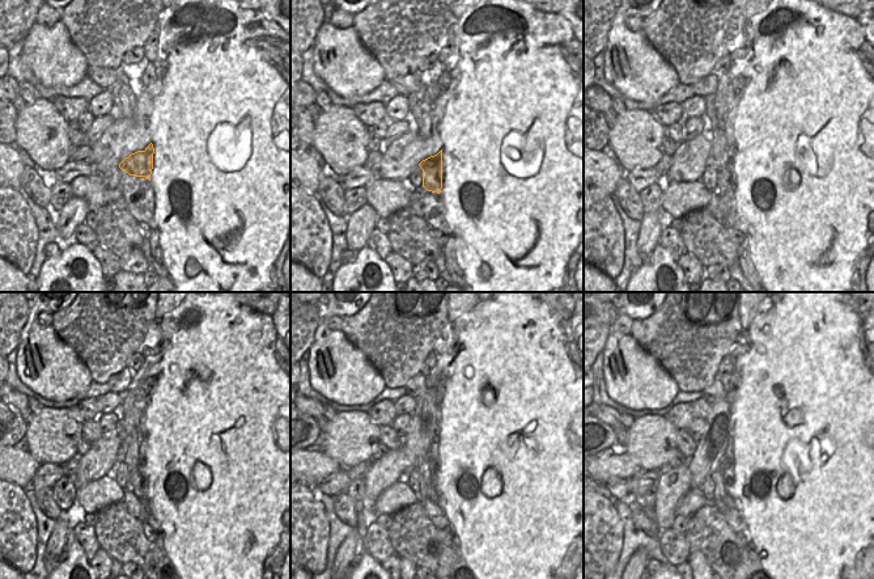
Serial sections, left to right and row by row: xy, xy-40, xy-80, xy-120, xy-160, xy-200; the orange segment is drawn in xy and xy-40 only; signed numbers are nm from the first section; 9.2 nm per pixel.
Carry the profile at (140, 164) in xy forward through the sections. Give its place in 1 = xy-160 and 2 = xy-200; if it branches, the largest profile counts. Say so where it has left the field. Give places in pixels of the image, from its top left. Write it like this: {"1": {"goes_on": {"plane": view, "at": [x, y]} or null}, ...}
{"1": {"goes_on": {"plane": "xy-160", "at": [433, 494]}}, "2": {"goes_on": {"plane": "xy-200", "at": [729, 501]}}}

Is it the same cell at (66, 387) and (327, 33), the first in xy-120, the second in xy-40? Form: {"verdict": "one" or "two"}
{"verdict": "one"}

